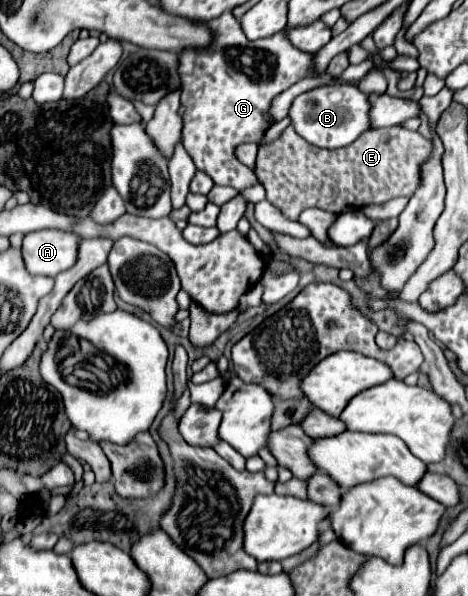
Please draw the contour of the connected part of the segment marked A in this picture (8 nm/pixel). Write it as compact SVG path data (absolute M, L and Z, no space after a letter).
M44 229L24 237L22 255L26 269L34 275L56 277L76 263L76 249L80 239L70 231Z

